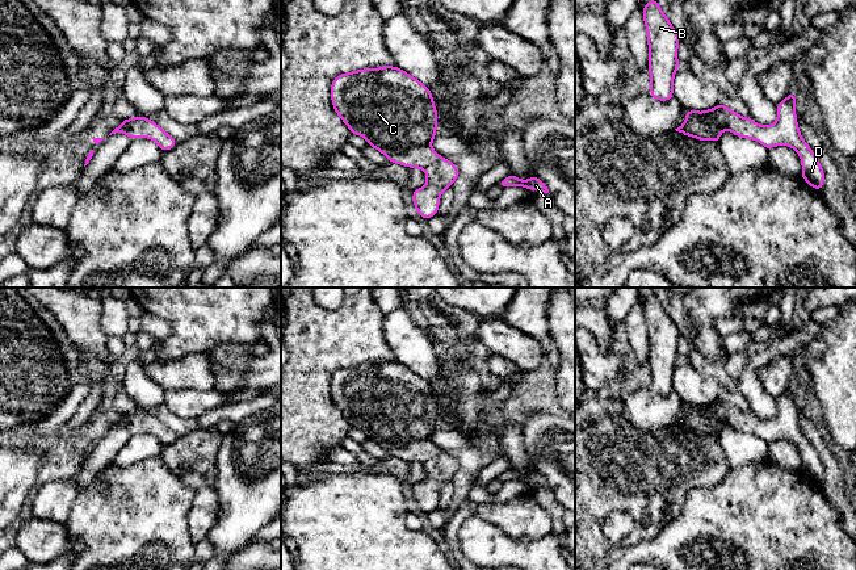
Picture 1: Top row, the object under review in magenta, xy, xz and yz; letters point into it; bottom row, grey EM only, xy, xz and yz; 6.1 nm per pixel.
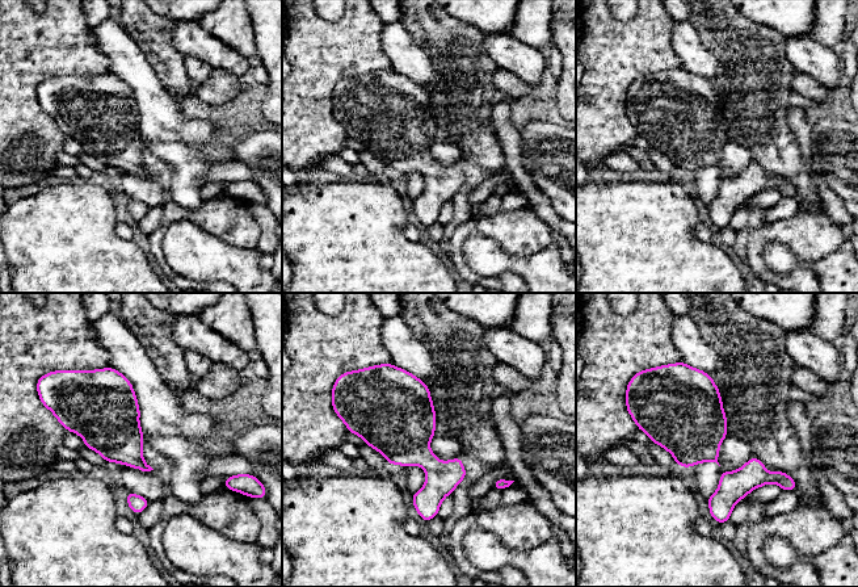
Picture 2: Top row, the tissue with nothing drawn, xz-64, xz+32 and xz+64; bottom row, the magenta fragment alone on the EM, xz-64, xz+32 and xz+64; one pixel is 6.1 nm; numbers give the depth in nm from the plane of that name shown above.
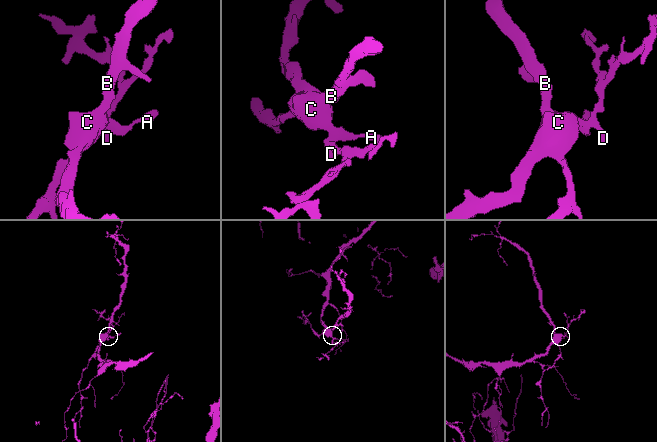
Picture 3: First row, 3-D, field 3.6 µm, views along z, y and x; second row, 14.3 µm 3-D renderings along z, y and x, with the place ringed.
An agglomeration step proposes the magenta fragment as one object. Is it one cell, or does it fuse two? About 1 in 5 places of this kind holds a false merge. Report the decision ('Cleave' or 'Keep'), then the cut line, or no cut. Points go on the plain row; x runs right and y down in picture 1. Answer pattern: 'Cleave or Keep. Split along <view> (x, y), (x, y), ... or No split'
Keep. No split

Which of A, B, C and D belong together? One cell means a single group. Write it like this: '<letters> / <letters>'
A B C D

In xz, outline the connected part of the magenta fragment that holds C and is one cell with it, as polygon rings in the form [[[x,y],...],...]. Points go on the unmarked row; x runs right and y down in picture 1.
[[[395,361],[364,362],[337,369],[331,378],[331,397],[336,408],[354,429],[366,433],[368,440],[382,447],[391,457],[408,462],[420,462],[425,466],[427,479],[412,485],[412,496],[419,510],[428,515],[439,507],[441,487],[452,482],[454,474],[461,470],[457,460],[446,452],[441,452],[431,440],[436,432],[439,410],[429,382],[416,374],[408,366]]]

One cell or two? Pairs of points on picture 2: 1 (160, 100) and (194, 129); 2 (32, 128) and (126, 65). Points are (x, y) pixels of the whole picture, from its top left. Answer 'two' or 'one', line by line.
1: one
2: two

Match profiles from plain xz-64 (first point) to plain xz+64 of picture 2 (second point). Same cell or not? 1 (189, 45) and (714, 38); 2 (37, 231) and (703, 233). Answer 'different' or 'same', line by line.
1: different
2: different

